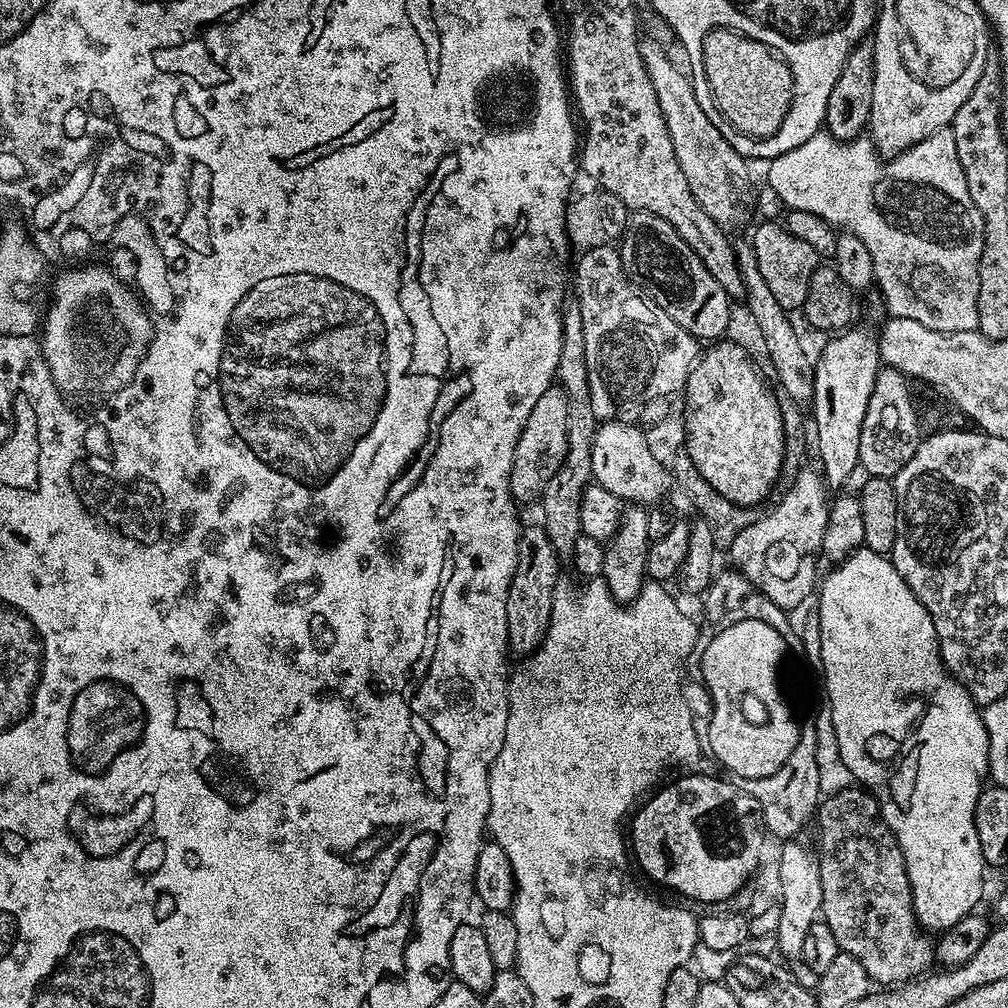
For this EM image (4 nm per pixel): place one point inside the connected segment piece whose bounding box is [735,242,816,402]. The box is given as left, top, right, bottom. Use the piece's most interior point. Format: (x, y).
(790, 360)

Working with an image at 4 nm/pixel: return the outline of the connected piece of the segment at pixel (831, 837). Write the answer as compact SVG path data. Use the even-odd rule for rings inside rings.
M851 786L840 793L825 795L818 805L814 820L817 825L820 823L820 911L823 923L834 930L840 951L858 958L868 977L880 986L899 986L925 975L936 960L936 949L933 941L927 940L929 937L925 929L916 921L906 862L894 834L880 816L880 803L863 787Z

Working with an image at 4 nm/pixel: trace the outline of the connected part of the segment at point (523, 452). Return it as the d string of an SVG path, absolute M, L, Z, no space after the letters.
M553 386L546 390L546 394L542 394L542 398L538 398L534 410L530 410L530 418L526 418L526 426L514 450L514 462L510 470L510 490L512 499L517 505L532 504L535 500L537 503L543 497L550 478L554 478L558 466L564 461L564 454L568 449L566 442L567 409L568 399L564 397L564 392L560 387Z

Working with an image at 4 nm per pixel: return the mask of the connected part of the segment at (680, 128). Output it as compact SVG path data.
M644 38L640 42L640 53L646 74L650 74L650 82L658 94L658 106L662 106L662 118L666 122L670 142L674 142L678 166L682 166L682 174L686 174L686 186L690 186L690 194L694 194L698 206L702 206L702 210L706 210L720 228L733 230L744 228L748 223L751 225L752 212L754 216L757 211L757 193L754 188L752 192L748 164L736 153L737 145L725 135L707 107L694 94L689 73L672 62L664 53L664 47L661 41Z

